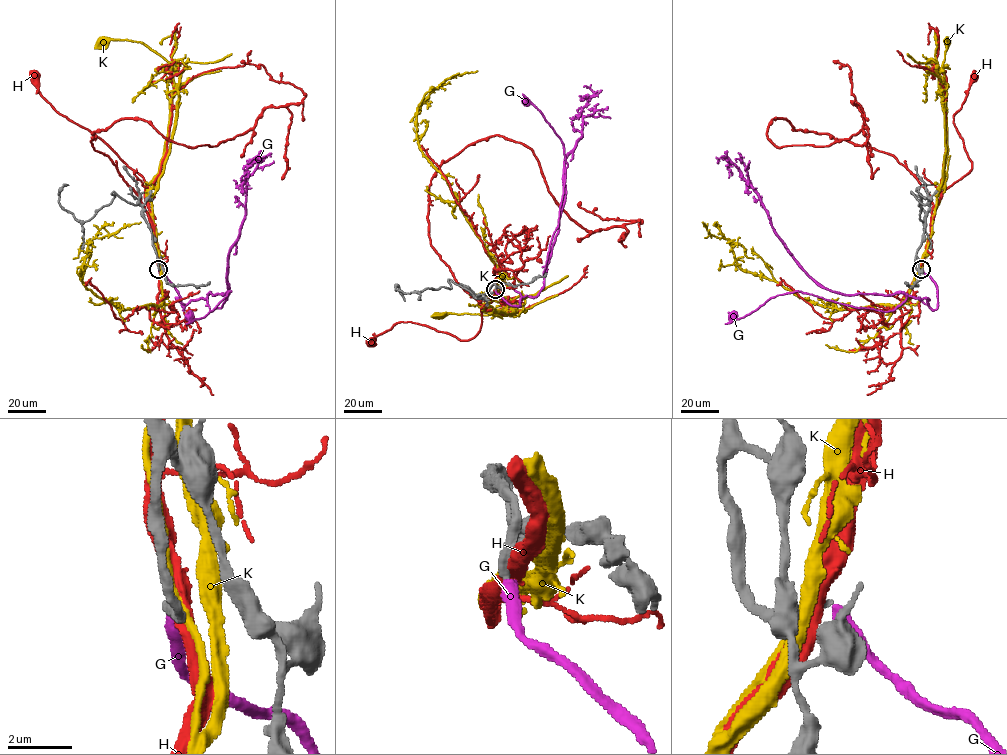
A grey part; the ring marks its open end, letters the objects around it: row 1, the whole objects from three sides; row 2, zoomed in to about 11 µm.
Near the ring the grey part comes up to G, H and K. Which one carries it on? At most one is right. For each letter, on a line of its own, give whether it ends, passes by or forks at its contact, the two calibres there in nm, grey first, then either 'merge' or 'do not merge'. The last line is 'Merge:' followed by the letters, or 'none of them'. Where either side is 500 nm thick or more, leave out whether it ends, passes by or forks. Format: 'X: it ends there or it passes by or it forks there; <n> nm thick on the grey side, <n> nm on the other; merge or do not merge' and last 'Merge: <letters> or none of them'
G: it ends there; 300 nm thick on the grey side, 440 nm on the other; merge
H: it passes by; 400 nm thick on the grey side, 480 nm on the other; do not merge
K: it passes by; 460 nm thick on the grey side, 190 nm on the other; do not merge
Merge: G

